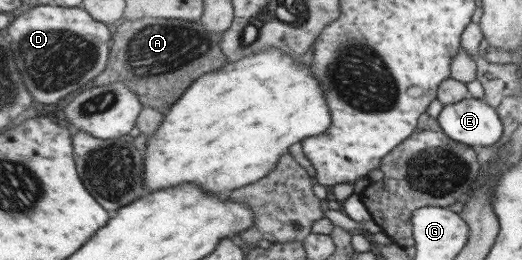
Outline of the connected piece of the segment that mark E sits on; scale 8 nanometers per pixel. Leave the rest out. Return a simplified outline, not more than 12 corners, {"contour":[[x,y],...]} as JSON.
{"contour":[[467,97],[436,121],[453,141],[491,146],[503,136],[497,112]]}

